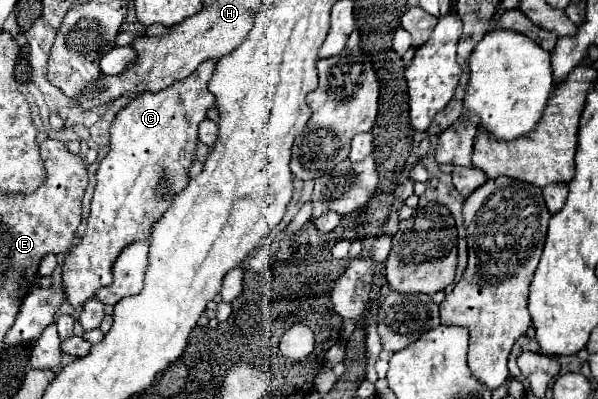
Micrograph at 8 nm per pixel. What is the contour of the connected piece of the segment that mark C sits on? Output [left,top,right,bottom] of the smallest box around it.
[62,61,216,307]

